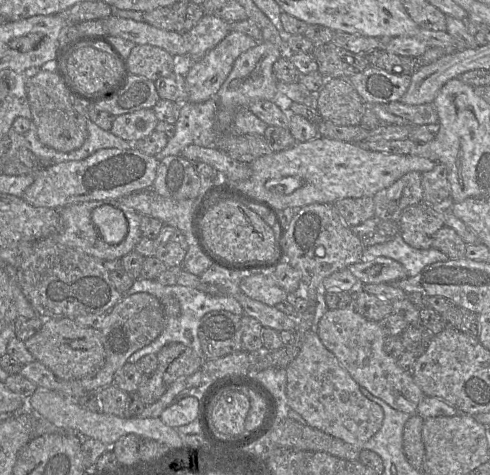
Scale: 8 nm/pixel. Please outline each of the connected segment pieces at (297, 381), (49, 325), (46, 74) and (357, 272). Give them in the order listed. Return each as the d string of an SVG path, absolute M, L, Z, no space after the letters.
M311 330L307 332L299 354L285 370L288 405L299 413L309 426L344 441L356 450L363 450L363 444L380 430L384 419L382 408L362 394L361 386L342 367L334 354L322 344L317 333Z
M69 318L43 320L40 330L24 345L35 361L47 367L58 380L80 380L100 367L104 359L101 330L80 326Z
M55 64L28 74L26 91L31 111L32 126L39 141L56 151L71 152L79 149L87 137L88 104L79 101L65 86Z
M387 257L361 261L347 269L358 278L360 285L392 283L407 278L403 265Z

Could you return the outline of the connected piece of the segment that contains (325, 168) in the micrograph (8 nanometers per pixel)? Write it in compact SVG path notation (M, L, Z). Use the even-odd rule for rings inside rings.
M318 135L307 142L296 142L289 149L278 152L273 151L270 154L257 158L250 163L252 175L249 179L229 182L247 194L264 200L274 208L282 211L286 208L301 208L314 203L334 204L336 201L344 198L374 197L376 193L388 188L403 175L412 171L420 173L428 172L433 170L435 165L434 161L421 156L384 154L360 148L355 143L329 139ZM283 177L298 178L303 182L303 185L288 195L283 194L282 189L279 188L274 188L273 190L266 189L267 180Z

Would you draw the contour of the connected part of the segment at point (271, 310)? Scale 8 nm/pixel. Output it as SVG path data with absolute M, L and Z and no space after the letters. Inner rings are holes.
M238 293L233 297L242 306L244 314L256 319L263 327L272 328L278 332L296 329L297 319L290 318L275 306L254 300L244 293Z

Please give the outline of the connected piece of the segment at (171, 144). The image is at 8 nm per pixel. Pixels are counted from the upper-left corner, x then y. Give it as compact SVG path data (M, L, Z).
M211 98L205 102L180 104L180 112L175 122L175 134L155 157L160 162L167 156L181 156L188 145L215 147L215 116L217 102Z

